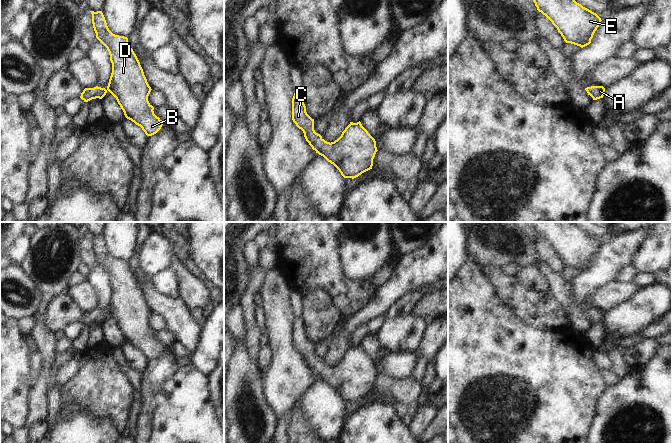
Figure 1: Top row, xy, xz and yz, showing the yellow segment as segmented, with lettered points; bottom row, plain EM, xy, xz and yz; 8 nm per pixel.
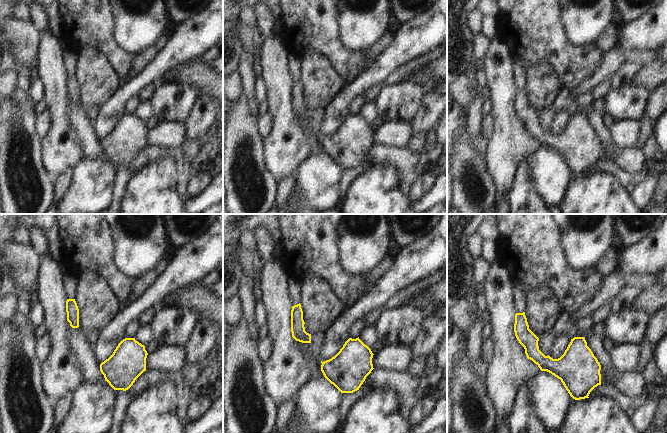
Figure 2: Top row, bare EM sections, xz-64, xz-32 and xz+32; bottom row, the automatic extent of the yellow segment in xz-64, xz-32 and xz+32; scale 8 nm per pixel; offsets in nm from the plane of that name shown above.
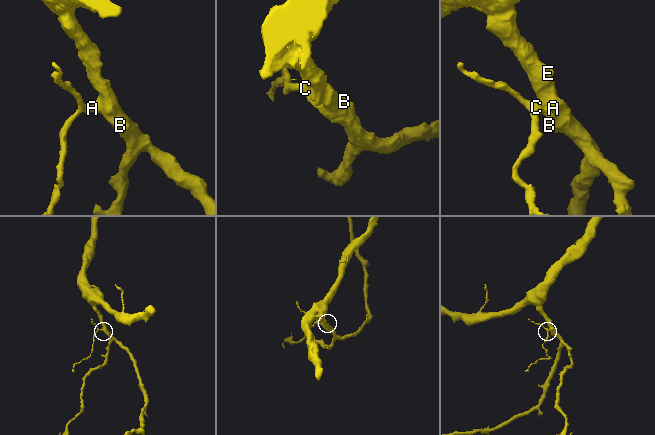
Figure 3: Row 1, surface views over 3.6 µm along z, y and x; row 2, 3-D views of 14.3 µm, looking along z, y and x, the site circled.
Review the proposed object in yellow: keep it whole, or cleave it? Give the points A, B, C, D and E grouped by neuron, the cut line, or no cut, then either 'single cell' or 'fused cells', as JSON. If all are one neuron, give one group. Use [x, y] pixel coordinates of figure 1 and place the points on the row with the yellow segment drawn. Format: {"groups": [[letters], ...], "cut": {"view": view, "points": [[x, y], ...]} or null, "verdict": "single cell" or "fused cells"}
{"groups": [["A", "B", "C", "D", "E"]], "cut": null, "verdict": "single cell"}

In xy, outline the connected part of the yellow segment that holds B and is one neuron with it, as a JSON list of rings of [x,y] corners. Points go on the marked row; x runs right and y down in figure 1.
[[[90,11],[96,38],[107,48],[112,73],[107,88],[85,88],[80,98],[84,102],[102,99],[109,91],[117,100],[127,119],[140,126],[147,136],[156,134],[163,121],[154,114],[149,103],[151,92],[140,62],[130,47],[128,38],[113,34],[102,11]]]

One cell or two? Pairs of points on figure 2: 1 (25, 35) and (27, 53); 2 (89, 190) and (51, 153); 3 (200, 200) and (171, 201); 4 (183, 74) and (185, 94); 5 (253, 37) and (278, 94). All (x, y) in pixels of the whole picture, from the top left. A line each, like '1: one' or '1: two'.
1: one
2: two
3: two
4: two
5: two

